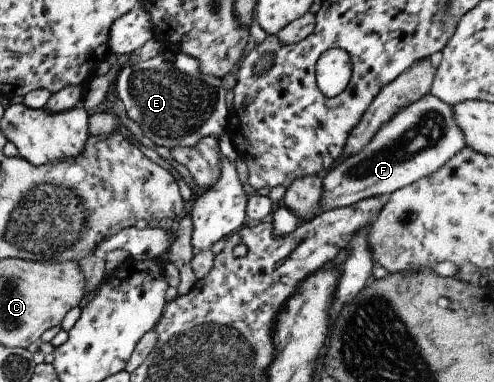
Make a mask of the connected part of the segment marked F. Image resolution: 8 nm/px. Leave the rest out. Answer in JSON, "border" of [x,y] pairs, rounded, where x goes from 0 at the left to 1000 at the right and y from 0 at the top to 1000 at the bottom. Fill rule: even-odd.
{"border":[[[860,246],[848,262],[812,285],[791,314],[773,325],[749,374],[741,377],[741,385],[719,408],[700,411],[684,435],[650,458],[650,555],[704,542],[735,521],[779,518],[794,500],[808,497],[812,490],[879,453],[909,424],[941,380],[939,356],[927,325],[921,325],[917,283],[879,251]]]}

